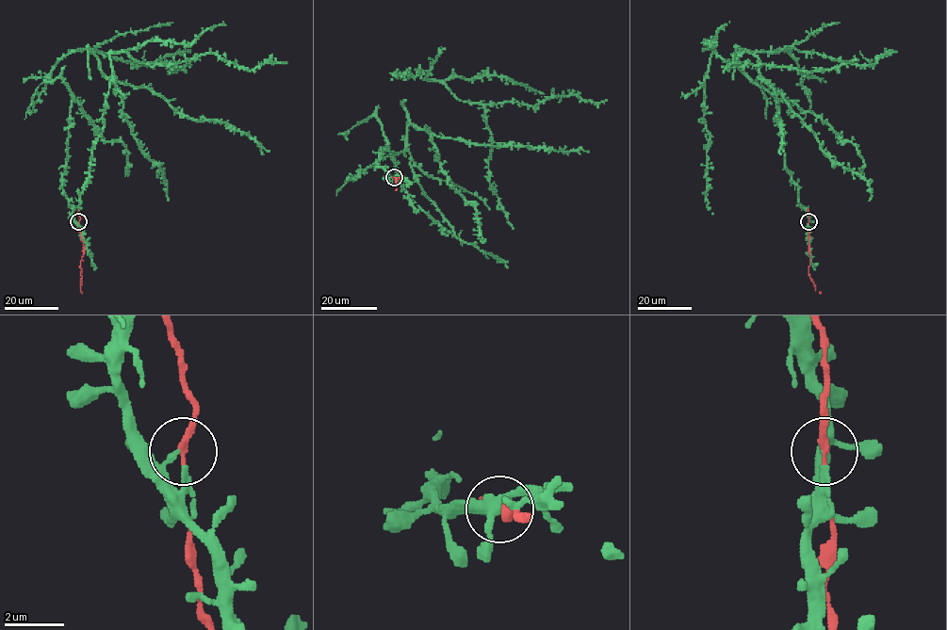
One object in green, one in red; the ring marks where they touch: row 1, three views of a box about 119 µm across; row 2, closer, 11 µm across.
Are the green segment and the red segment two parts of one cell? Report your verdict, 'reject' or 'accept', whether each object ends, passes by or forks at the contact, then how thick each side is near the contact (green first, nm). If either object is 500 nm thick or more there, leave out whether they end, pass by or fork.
reject; green ends there; red ends there; 200 nm thick on the green side, 240 nm on the other

